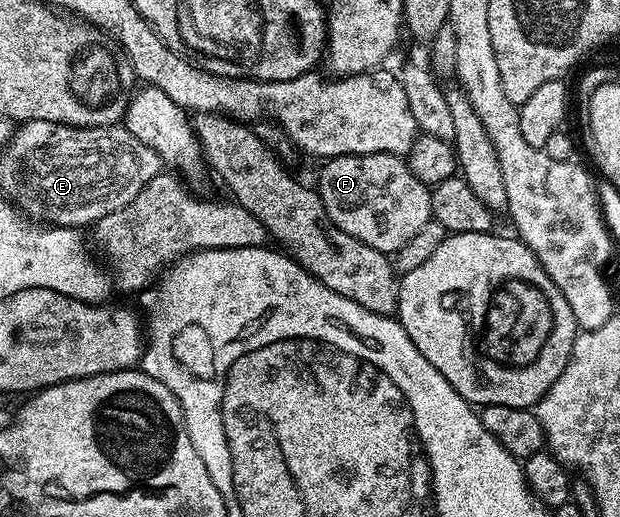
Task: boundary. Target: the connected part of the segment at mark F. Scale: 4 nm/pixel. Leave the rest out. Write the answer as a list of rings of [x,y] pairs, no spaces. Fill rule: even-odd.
[[[346,154],[322,163],[316,189],[332,225],[386,254],[404,247],[432,219],[431,190],[395,154]]]

